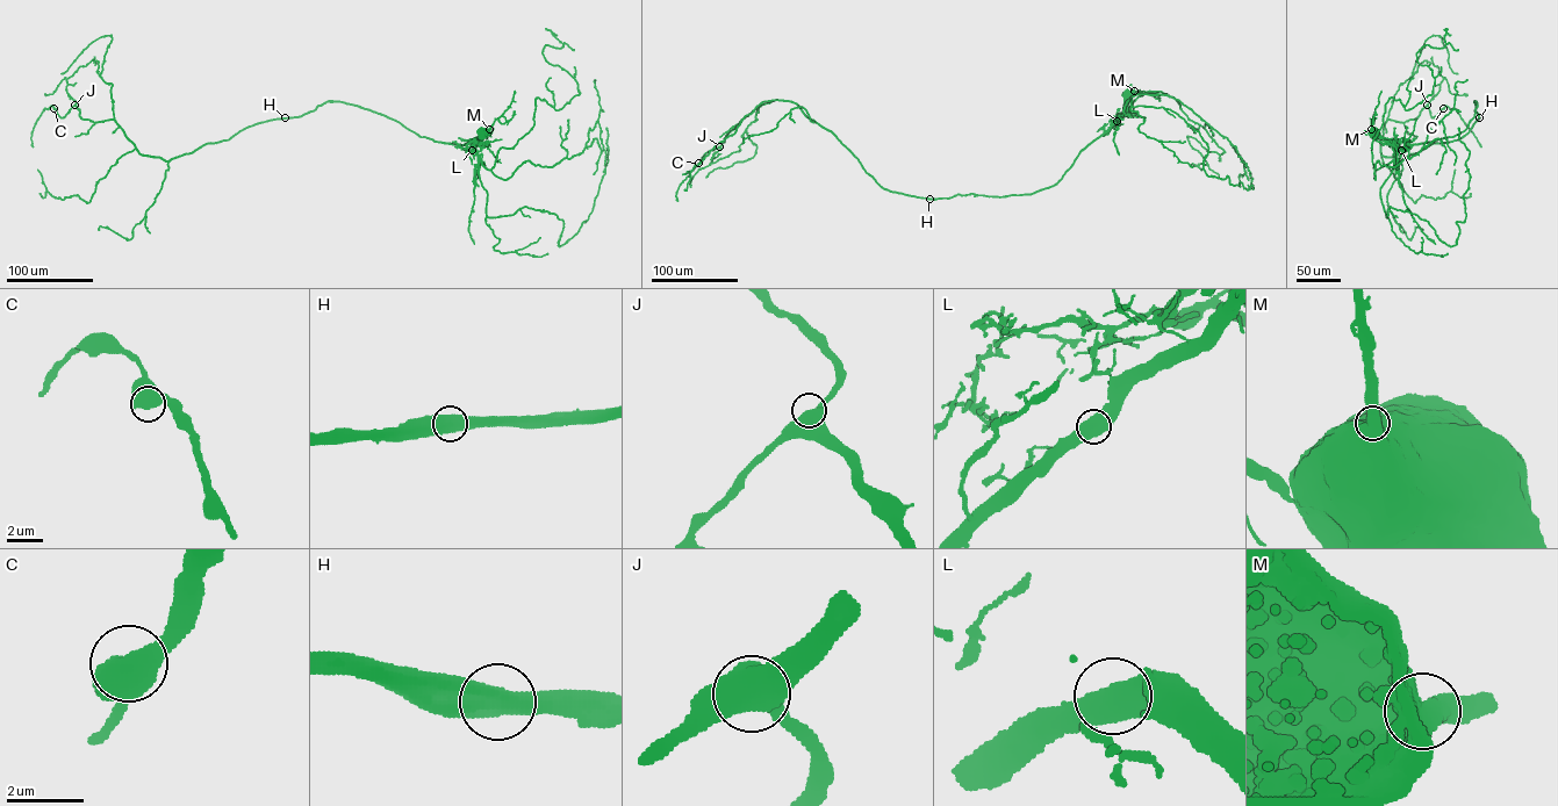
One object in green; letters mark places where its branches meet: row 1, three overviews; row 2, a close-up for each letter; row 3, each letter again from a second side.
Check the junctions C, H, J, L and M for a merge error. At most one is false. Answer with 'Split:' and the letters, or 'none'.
Split: none

